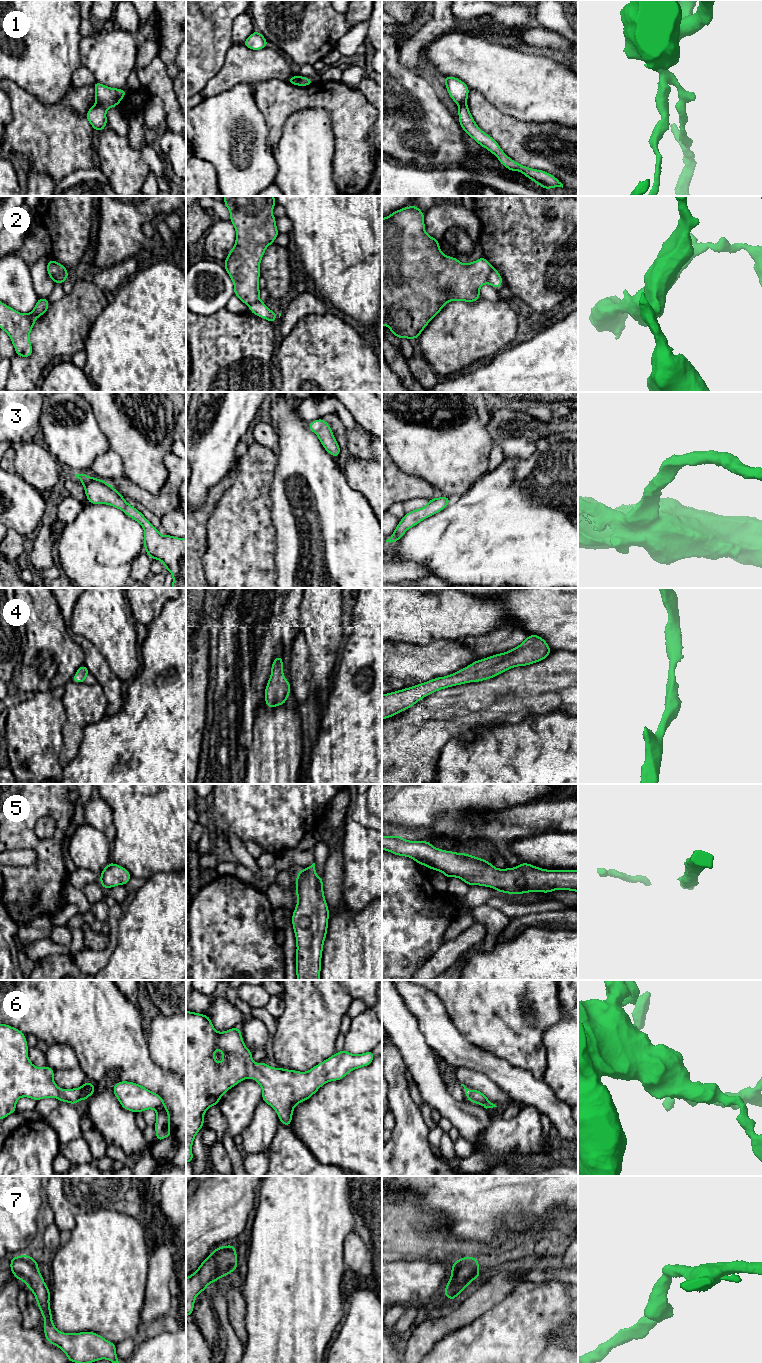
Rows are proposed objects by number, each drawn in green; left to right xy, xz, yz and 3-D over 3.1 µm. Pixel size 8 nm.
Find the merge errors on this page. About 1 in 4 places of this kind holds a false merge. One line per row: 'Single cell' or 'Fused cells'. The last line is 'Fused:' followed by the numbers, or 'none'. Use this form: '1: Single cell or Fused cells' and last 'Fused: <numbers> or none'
1: Fused cells
2: Fused cells
3: Single cell
4: Single cell
5: Single cell
6: Single cell
7: Single cell
Fused: 1, 2

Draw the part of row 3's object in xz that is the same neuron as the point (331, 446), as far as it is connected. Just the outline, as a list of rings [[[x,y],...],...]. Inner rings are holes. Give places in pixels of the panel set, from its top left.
[[[324,419],[313,420],[309,423],[309,430],[314,432],[324,449],[334,457],[340,456],[340,446],[335,440],[330,425]]]

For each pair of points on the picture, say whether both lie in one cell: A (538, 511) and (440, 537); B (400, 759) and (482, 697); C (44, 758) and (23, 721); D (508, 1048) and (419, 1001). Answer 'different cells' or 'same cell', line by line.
A: same cell
B: same cell
C: same cell
D: different cells

